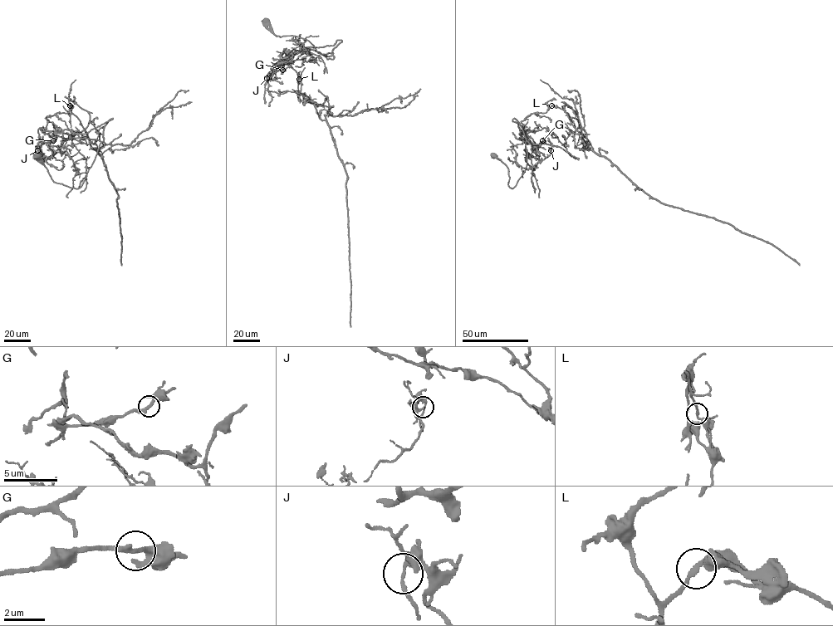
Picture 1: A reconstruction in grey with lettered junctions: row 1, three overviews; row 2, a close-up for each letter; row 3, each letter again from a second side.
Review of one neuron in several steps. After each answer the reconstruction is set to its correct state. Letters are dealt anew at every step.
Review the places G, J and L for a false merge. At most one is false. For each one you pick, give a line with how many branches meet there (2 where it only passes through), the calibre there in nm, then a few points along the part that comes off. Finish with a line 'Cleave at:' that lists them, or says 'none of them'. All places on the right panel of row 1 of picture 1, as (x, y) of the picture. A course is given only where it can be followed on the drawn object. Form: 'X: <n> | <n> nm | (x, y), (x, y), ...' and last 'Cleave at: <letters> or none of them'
L: 2 | 220 nm | (551, 105), (521, 121), (520, 136), (529, 139), (526, 165), (513, 188), (508, 185), (507, 167), (491, 153)
Cleave at: L

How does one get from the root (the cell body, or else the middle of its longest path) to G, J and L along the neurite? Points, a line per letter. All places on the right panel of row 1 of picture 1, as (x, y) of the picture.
G: (494, 156), (507, 168), (512, 188), (526, 164), (529, 139), (520, 134), (531, 138), (536, 148), (542, 140)
J: (494, 156), (507, 168), (512, 188), (526, 164), (529, 139), (521, 133), (532, 139), (539, 162), (551, 150)
L: (494, 156), (507, 168), (508, 185), (512, 188), (526, 164), (529, 139), (520, 135), (521, 121), (551, 105)

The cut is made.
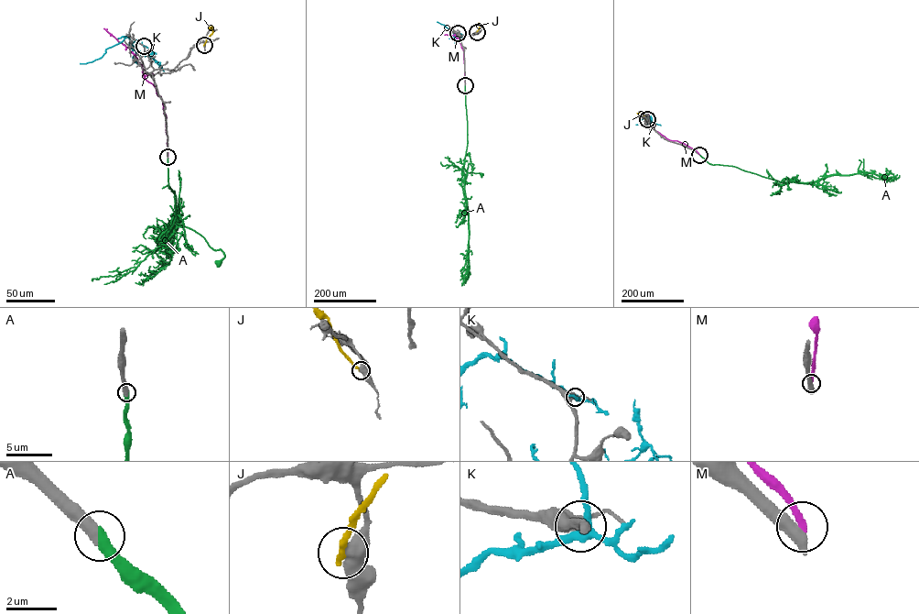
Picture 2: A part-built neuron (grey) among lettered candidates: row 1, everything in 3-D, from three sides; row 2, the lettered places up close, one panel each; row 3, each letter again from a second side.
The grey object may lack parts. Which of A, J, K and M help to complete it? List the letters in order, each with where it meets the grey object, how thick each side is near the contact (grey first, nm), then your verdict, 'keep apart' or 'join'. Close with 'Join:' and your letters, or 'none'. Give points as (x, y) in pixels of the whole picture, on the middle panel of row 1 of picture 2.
A: (465, 85) | 480/500 nm | join
J: (477, 32) | 460/280 nm | keep apart
K: (458, 33) | 360/320 nm | keep apart
M: (465, 85) | 600/240 nm | keep apart
Join: A

